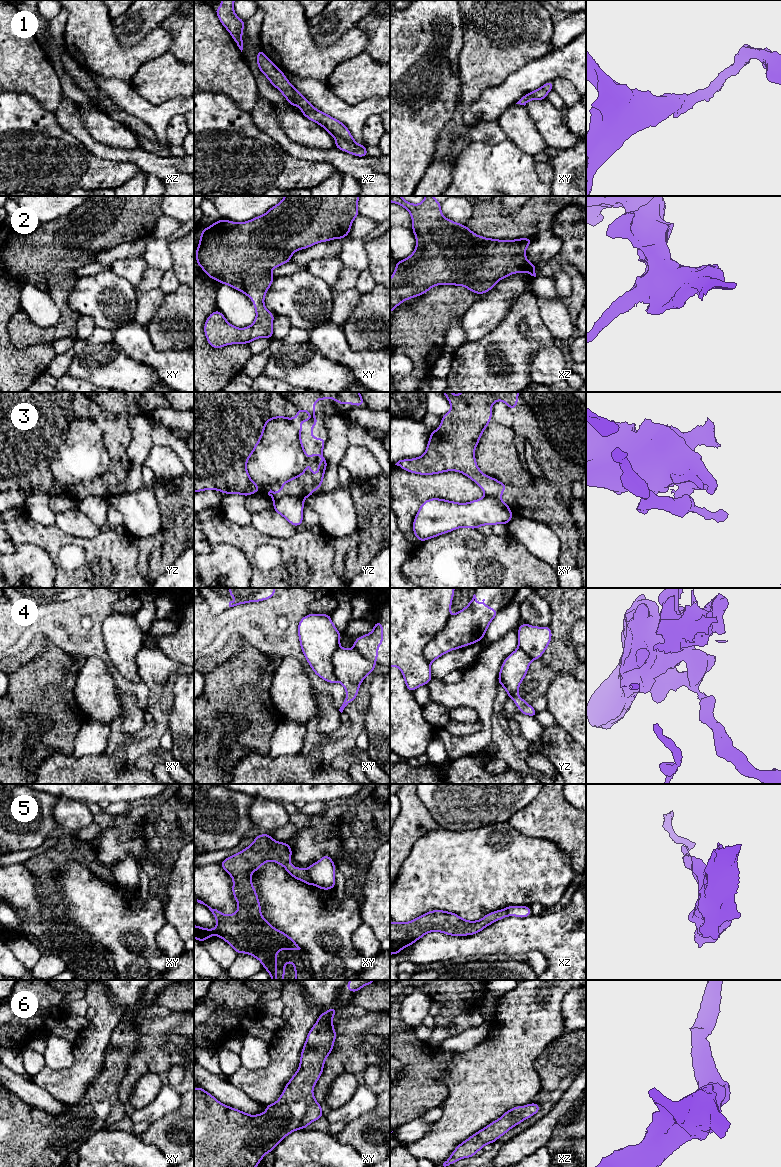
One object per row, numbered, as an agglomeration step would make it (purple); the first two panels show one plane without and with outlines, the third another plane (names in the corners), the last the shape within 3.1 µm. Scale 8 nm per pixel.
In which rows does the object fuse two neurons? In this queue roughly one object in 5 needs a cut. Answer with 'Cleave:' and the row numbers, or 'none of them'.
Cleave: 3, 5

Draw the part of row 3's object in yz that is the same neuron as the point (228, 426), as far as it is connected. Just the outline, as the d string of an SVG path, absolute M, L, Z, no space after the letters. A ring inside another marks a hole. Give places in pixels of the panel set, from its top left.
M194 392L194 493L204 490L218 490L224 494L241 494L246 497L253 495L255 492L260 492L261 487L252 481L246 466L263 437L266 423L275 418L285 418L293 421L294 418L298 418L299 411L304 410L311 416L311 419L299 419L301 426L299 442L306 459L315 455L321 456L321 463L317 465L319 472L314 475L310 471L313 465L306 464L305 470L300 475L292 477L280 485L280 492L274 492L270 489L268 495L273 500L285 495L302 500L312 496L314 490L321 488L328 463L323 454L326 439L314 438L312 435L313 426L320 423L315 417L315 401L327 398L332 398L338 404L352 404L359 408L365 403L359 392Z

